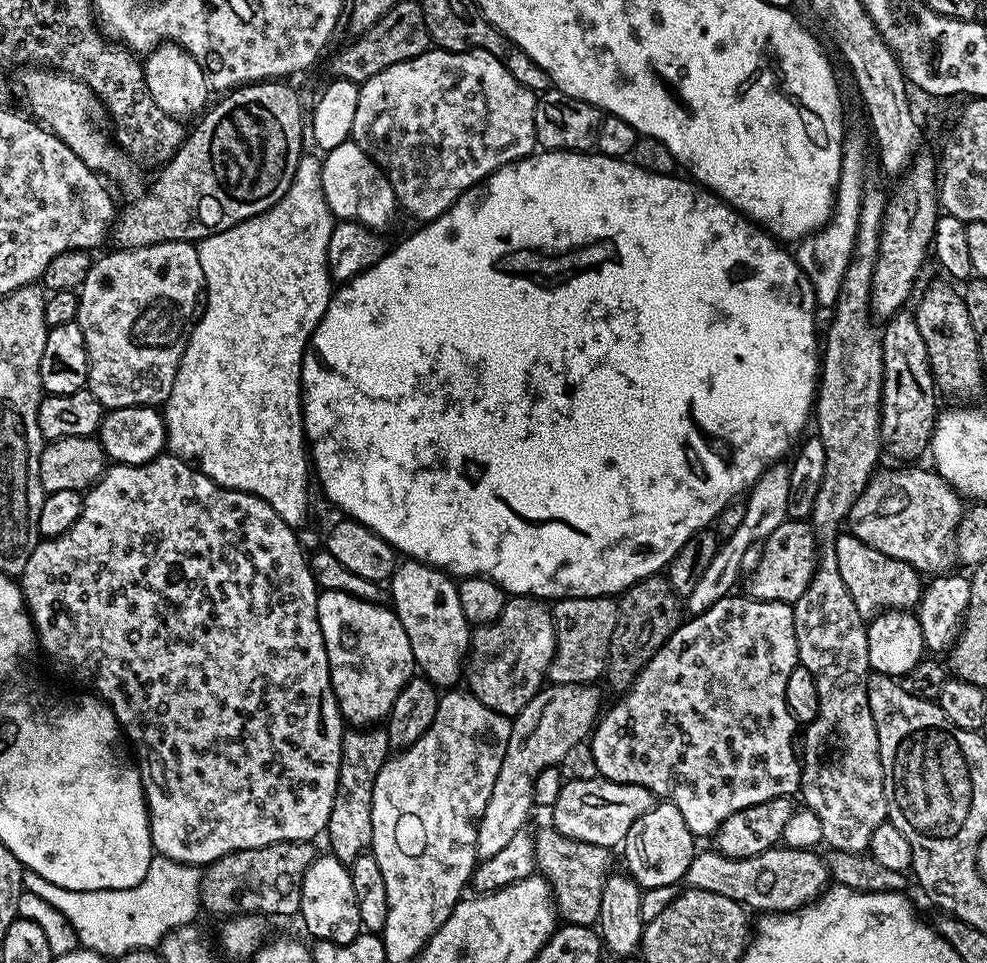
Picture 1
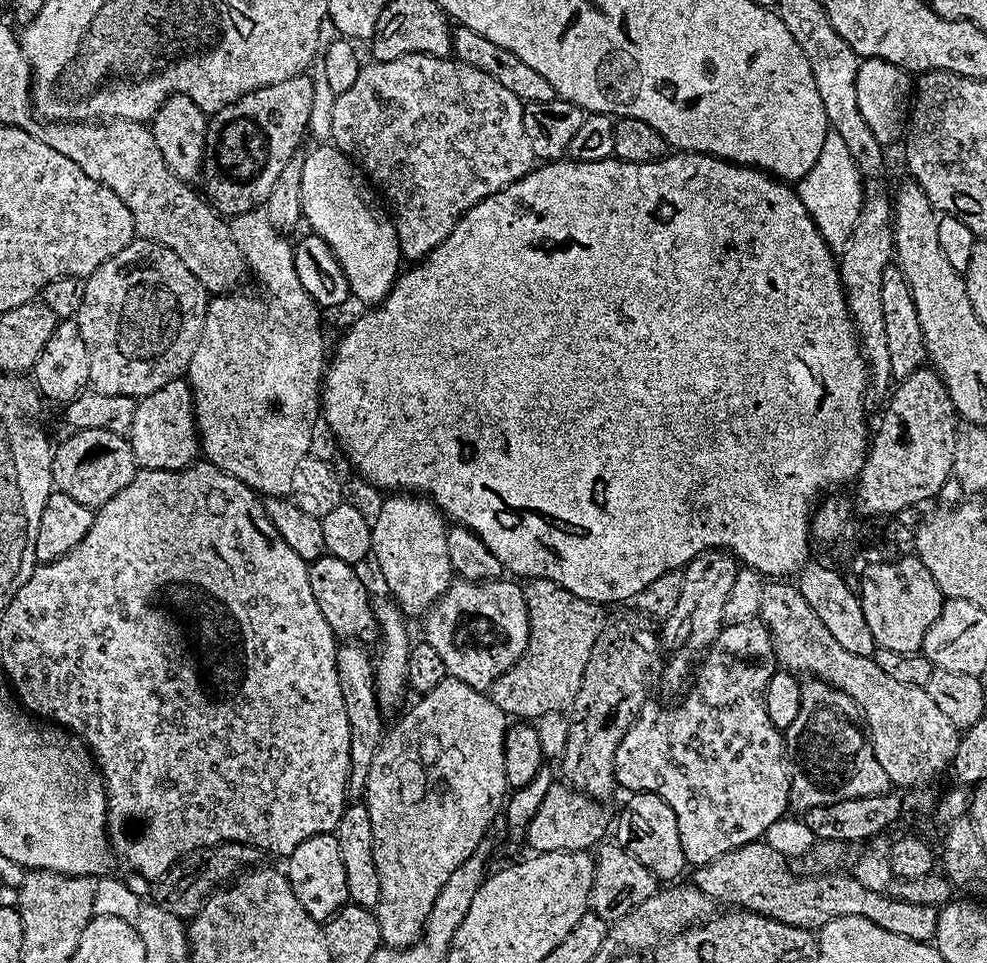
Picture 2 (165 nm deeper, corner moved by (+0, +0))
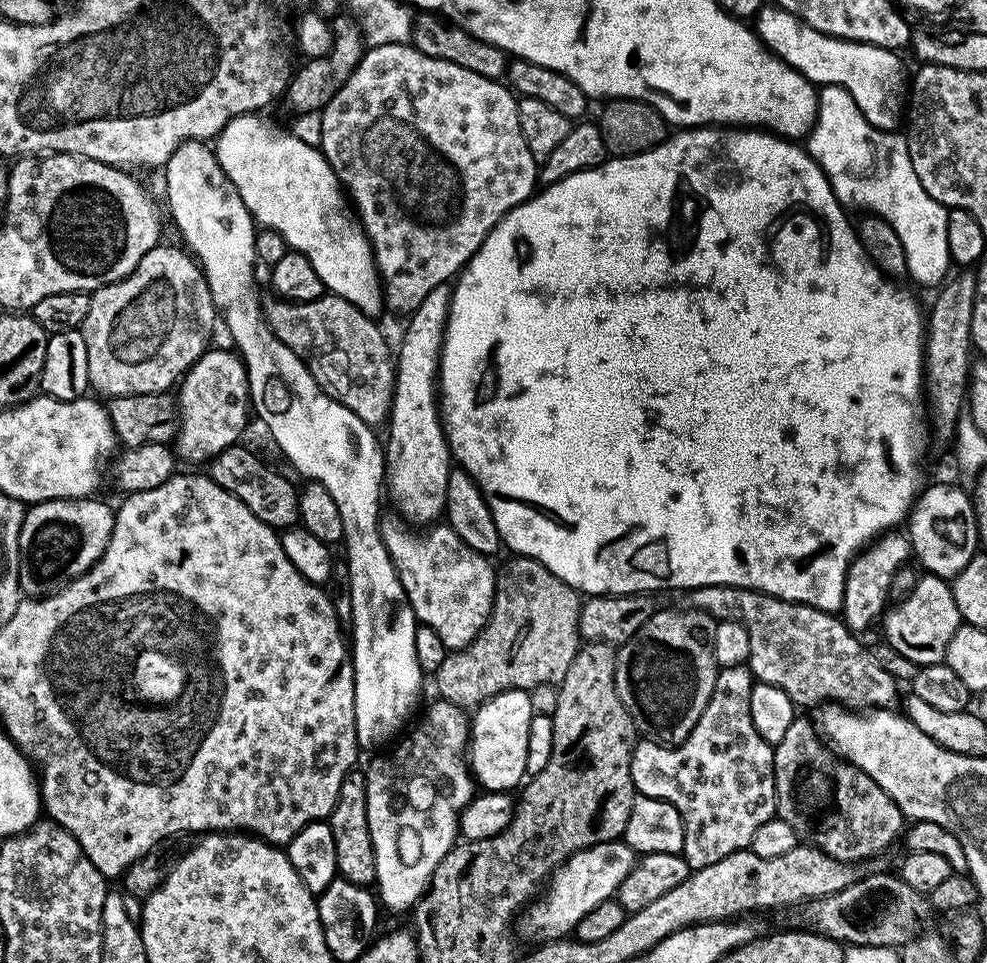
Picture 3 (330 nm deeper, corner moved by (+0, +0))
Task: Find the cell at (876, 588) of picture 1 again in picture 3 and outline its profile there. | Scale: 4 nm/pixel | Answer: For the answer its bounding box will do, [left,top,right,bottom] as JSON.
[882,576,962,666]

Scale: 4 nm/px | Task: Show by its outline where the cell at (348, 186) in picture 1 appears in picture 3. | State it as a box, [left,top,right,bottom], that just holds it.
[214,113,385,317]

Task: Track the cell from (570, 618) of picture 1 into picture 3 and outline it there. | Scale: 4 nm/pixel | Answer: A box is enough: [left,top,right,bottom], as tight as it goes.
[434,555,582,710]

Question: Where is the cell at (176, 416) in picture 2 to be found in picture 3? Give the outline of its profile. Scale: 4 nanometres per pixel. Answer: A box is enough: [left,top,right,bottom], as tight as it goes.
[174,350,250,465]

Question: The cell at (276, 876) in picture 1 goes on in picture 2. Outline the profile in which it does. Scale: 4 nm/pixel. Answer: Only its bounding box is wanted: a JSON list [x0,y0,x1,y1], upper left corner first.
[151,844,257,918]

